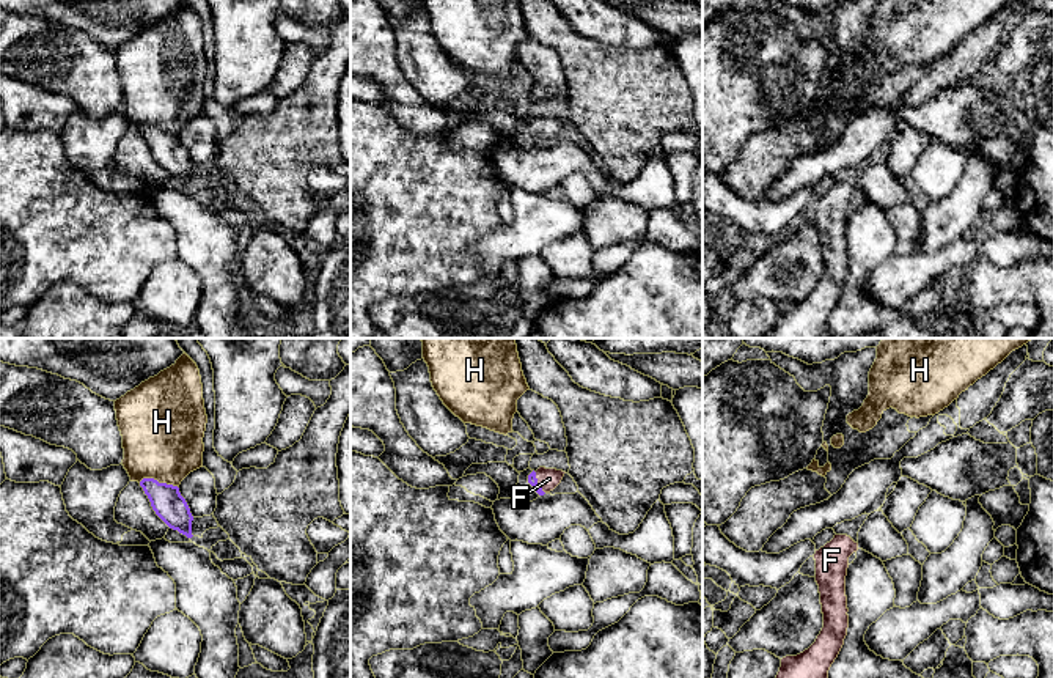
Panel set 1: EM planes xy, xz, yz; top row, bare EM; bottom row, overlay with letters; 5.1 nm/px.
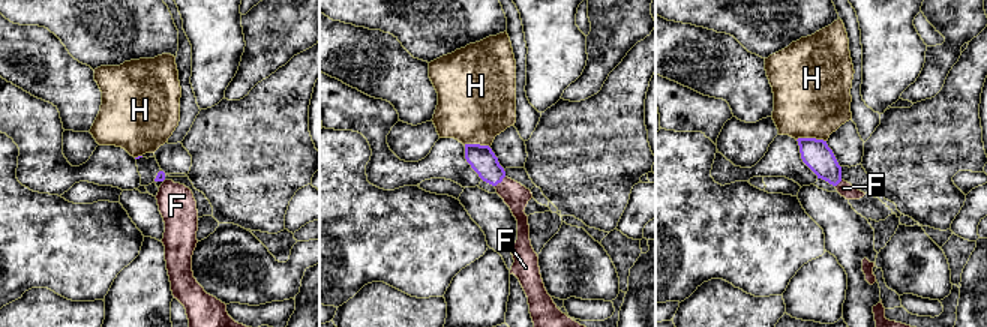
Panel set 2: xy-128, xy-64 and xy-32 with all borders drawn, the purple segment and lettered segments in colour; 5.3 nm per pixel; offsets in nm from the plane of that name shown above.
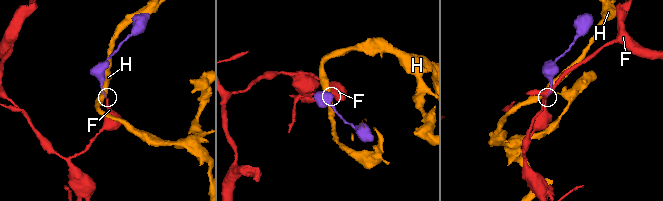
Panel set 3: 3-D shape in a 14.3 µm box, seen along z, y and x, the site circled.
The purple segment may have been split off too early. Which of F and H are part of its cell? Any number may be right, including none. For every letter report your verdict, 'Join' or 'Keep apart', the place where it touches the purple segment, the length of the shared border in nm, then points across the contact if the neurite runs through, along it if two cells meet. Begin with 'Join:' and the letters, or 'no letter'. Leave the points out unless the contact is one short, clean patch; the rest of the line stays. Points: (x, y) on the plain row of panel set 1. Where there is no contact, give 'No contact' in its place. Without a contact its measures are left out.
Join: F
F: Join. Touches purple at xz (538, 131). Shared border 120 nm. Path across: xz (532, 126), (538, 131), (549, 126)
H: Keep apart. Touches purple at xy (157, 129). Shared border 220 nm

